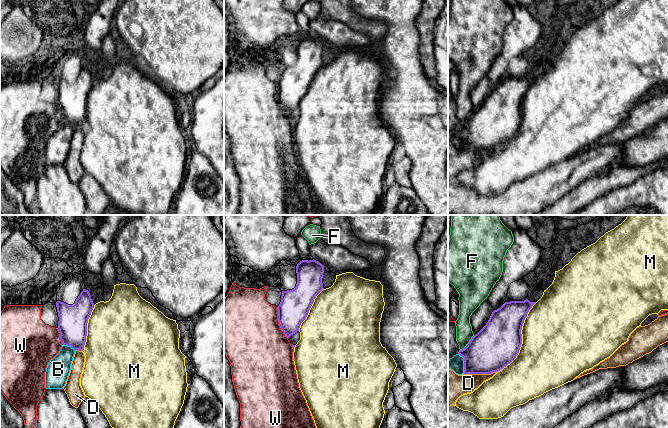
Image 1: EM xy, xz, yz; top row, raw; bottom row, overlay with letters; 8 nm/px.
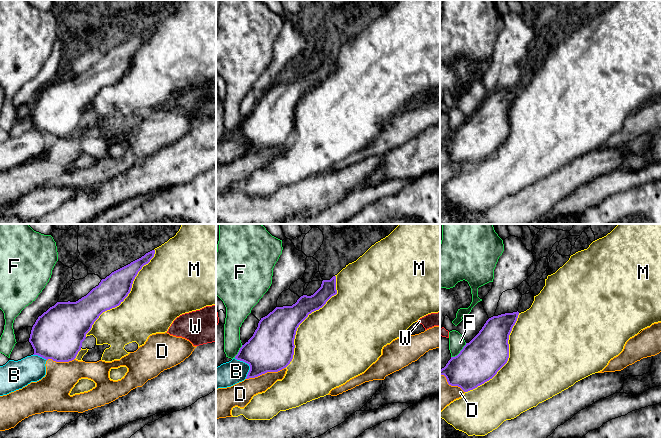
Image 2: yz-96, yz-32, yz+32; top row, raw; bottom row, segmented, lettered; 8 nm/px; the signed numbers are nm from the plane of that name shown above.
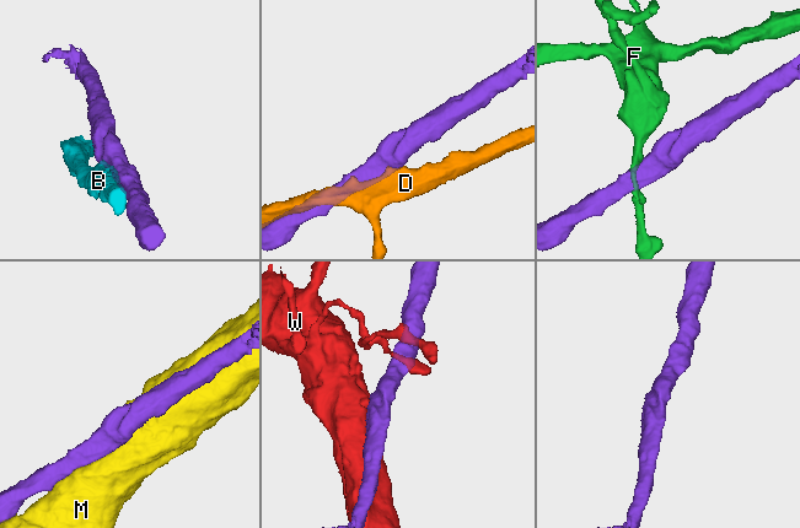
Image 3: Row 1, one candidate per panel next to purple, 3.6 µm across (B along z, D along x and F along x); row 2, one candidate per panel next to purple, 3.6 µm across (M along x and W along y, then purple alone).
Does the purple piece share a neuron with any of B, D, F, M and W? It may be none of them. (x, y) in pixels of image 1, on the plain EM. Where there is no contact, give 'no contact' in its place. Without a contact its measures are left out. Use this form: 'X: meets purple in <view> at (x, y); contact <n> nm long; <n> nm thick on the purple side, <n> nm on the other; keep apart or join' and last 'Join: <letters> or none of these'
B: meets purple in xy at (69, 121); contact 120 nm long; 240 nm thick on the purple side, 190 nm on the other; keep apart
D: meets purple in yz at (480, 149); contact 260 nm long; 360 nm thick on the purple side, 200 nm on the other; keep apart
F: meets purple in yz at (468, 119); contact 170 nm long; 360 nm thick on the purple side, 140 nm on the other; keep apart
M: meets purple in yz at (521, 112); contact 600 nm long; 360 nm thick on the purple side, 500 nm on the other; join
W: meets purple in xz at (279, 99); contact 280 nm long; 240 nm thick on the purple side, 480 nm on the other; keep apart
Join: M

